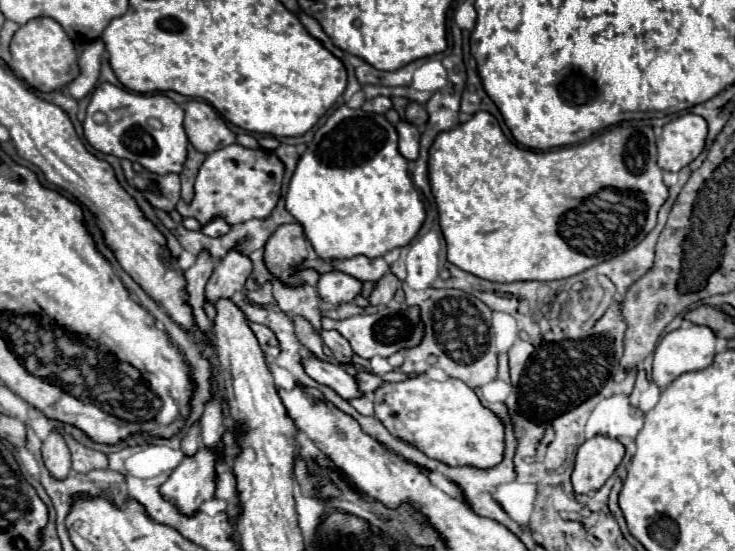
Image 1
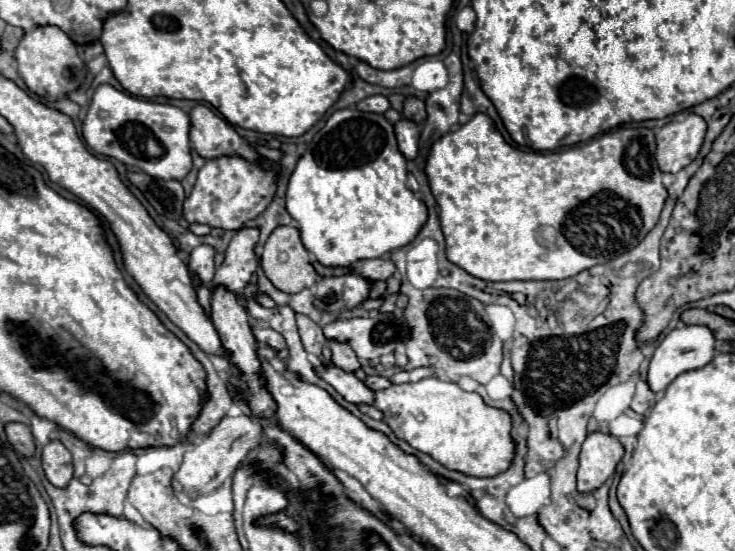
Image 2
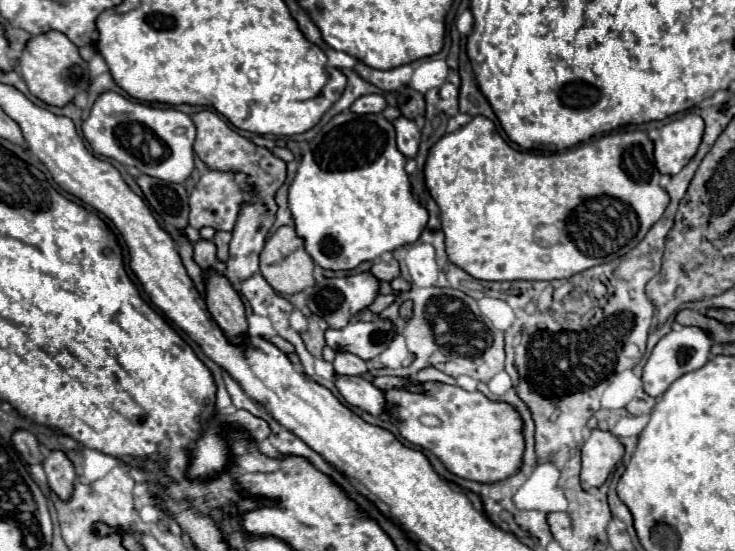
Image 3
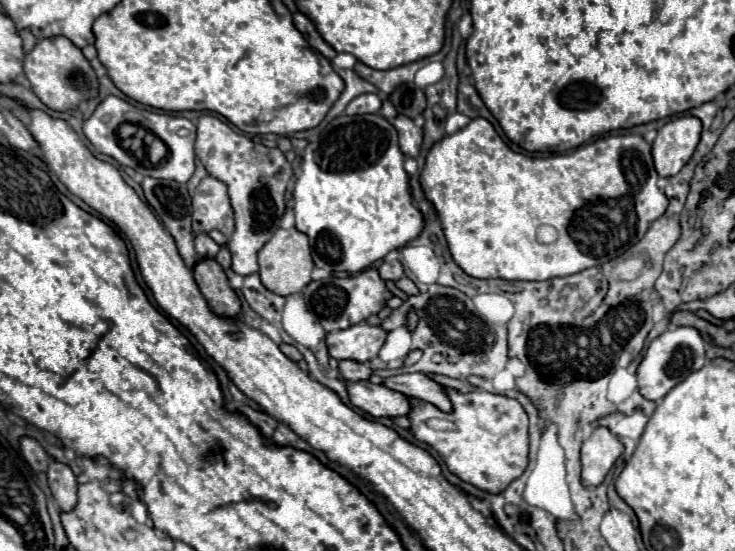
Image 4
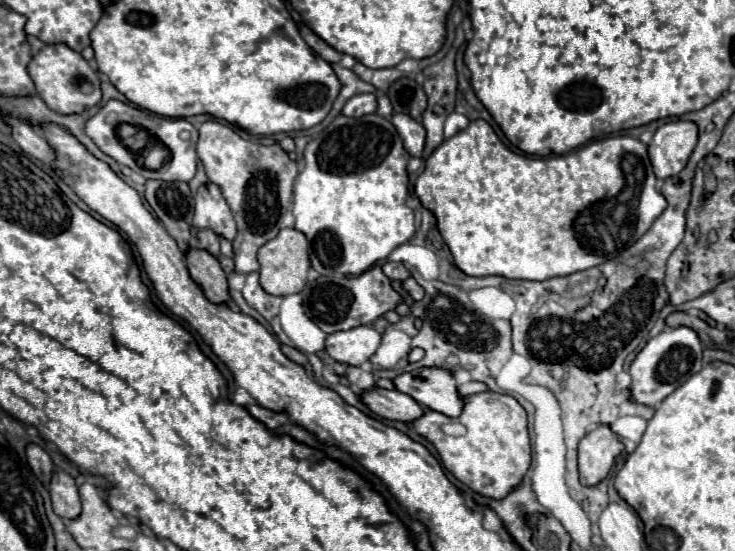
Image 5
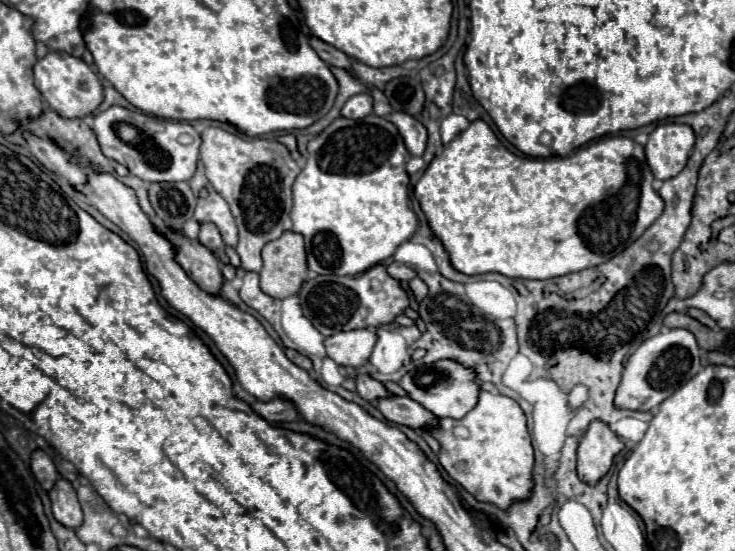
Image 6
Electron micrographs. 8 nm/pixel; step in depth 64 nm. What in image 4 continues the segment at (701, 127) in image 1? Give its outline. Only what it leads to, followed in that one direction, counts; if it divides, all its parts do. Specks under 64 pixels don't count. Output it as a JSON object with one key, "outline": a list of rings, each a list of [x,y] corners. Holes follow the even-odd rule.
{"outline":[[[680,116],[658,130],[652,142],[652,158],[660,176],[674,176],[694,154],[700,142],[702,122],[696,116]]]}

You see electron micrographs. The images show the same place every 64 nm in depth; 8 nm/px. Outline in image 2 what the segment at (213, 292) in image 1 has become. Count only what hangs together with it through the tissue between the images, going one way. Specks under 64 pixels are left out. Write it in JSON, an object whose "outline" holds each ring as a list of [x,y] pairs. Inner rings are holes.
{"outline":[[[244,228],[238,230],[238,234],[232,238],[226,258],[222,266],[216,270],[210,288],[226,286],[230,292],[238,294],[246,288],[246,284],[254,278],[254,272],[258,268],[254,246],[258,242],[258,230],[256,228]]]}

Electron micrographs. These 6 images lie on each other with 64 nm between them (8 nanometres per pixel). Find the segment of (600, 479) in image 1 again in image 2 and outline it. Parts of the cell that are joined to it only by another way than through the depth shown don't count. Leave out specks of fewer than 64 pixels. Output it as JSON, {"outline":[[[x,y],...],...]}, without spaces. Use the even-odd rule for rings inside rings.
{"outline":[[[592,432],[582,444],[580,466],[576,474],[576,488],[588,494],[600,488],[614,472],[624,456],[624,446],[618,438],[602,432]]]}

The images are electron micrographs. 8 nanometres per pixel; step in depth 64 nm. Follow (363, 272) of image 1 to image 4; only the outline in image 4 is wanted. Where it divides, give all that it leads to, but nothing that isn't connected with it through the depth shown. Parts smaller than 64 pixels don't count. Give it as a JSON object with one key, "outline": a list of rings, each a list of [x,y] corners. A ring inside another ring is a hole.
{"outline":[[[394,260],[394,262],[382,262],[378,266],[378,274],[384,280],[398,280],[404,276],[404,270],[402,270],[402,264],[398,260]]]}

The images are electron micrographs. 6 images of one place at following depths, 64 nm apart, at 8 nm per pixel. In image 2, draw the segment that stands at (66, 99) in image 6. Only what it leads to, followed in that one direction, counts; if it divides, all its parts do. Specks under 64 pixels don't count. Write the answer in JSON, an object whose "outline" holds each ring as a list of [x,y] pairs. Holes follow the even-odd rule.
{"outline":[[[44,26],[34,28],[32,32],[24,32],[14,56],[18,62],[18,74],[26,82],[26,86],[34,94],[48,100],[58,100],[60,96],[76,90],[88,74],[84,60],[76,52],[76,44],[56,26]]]}

